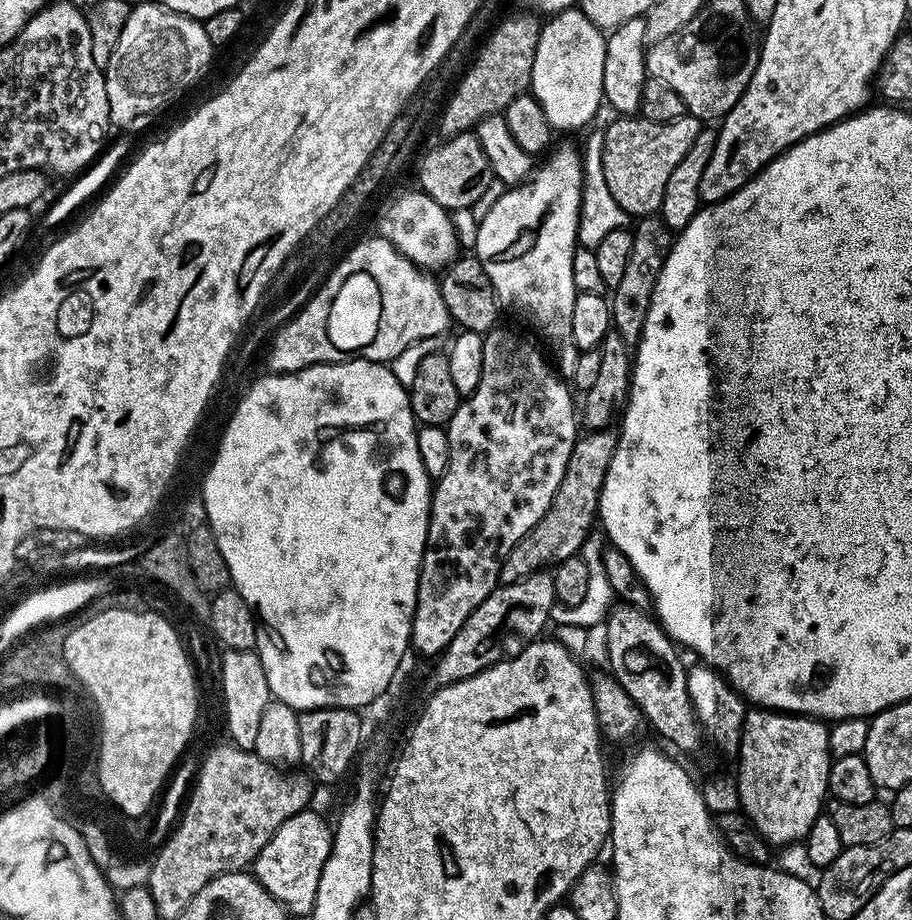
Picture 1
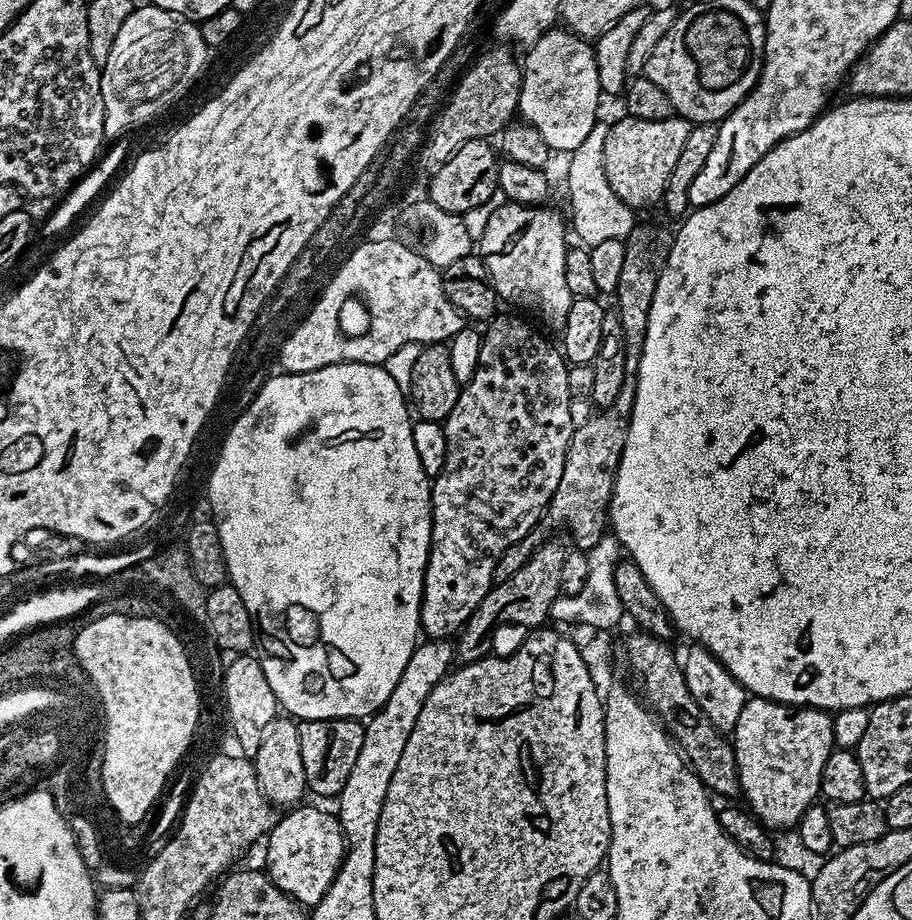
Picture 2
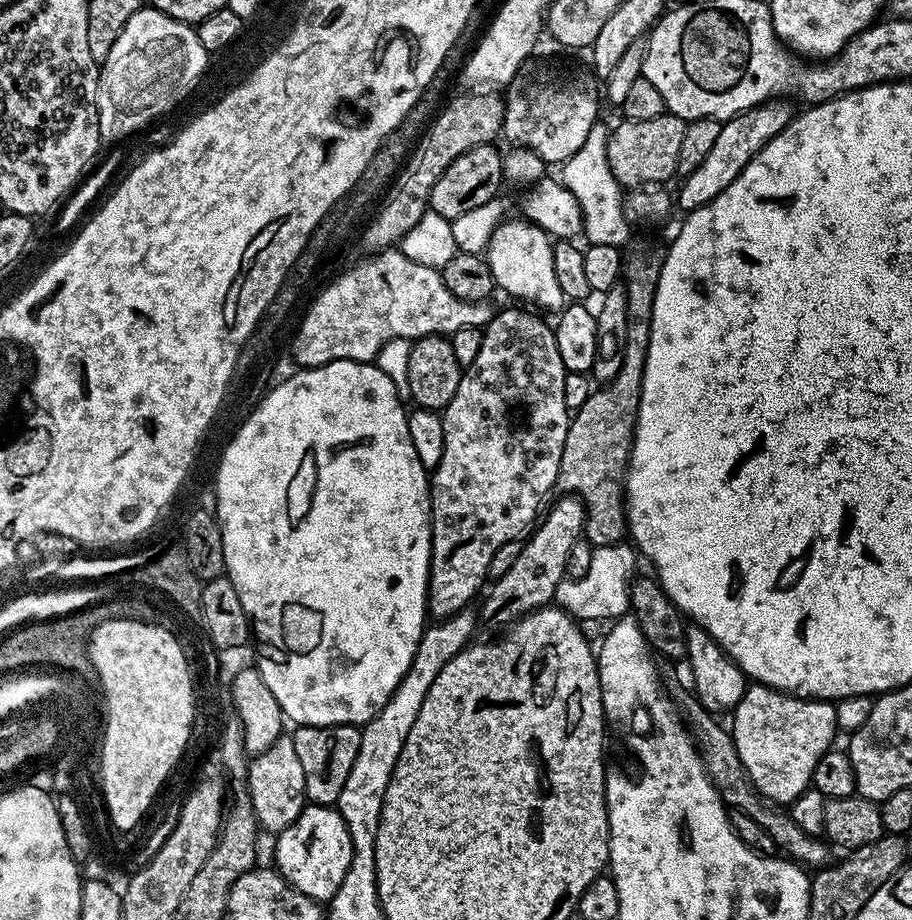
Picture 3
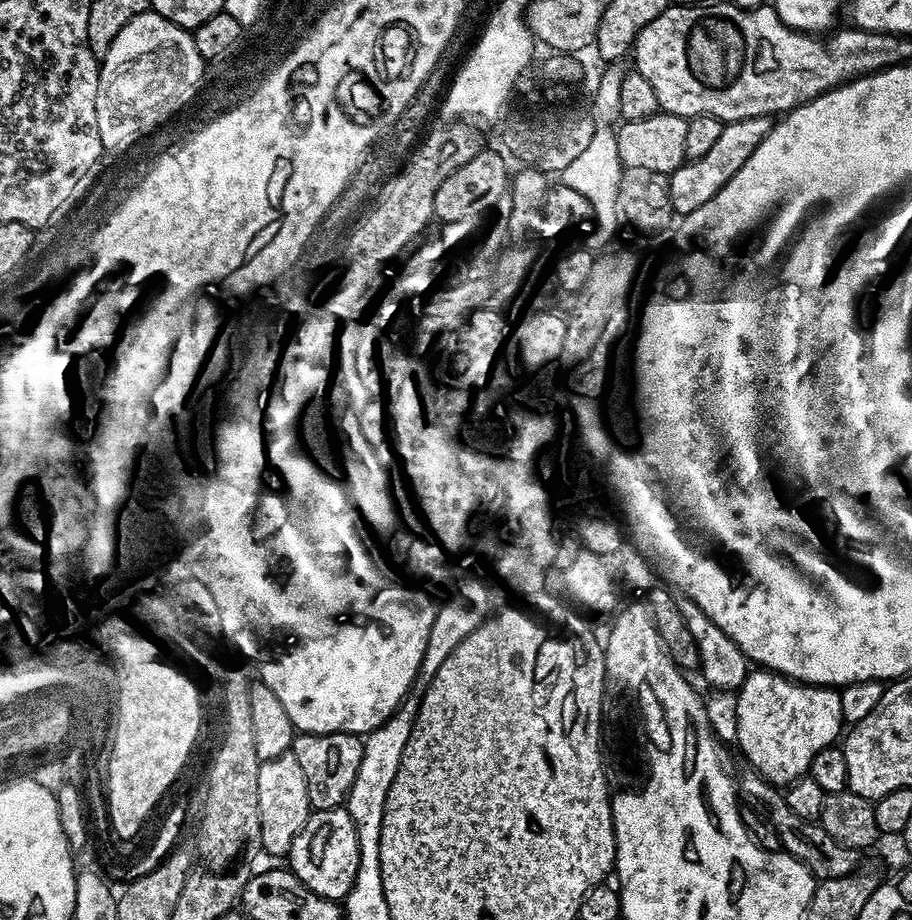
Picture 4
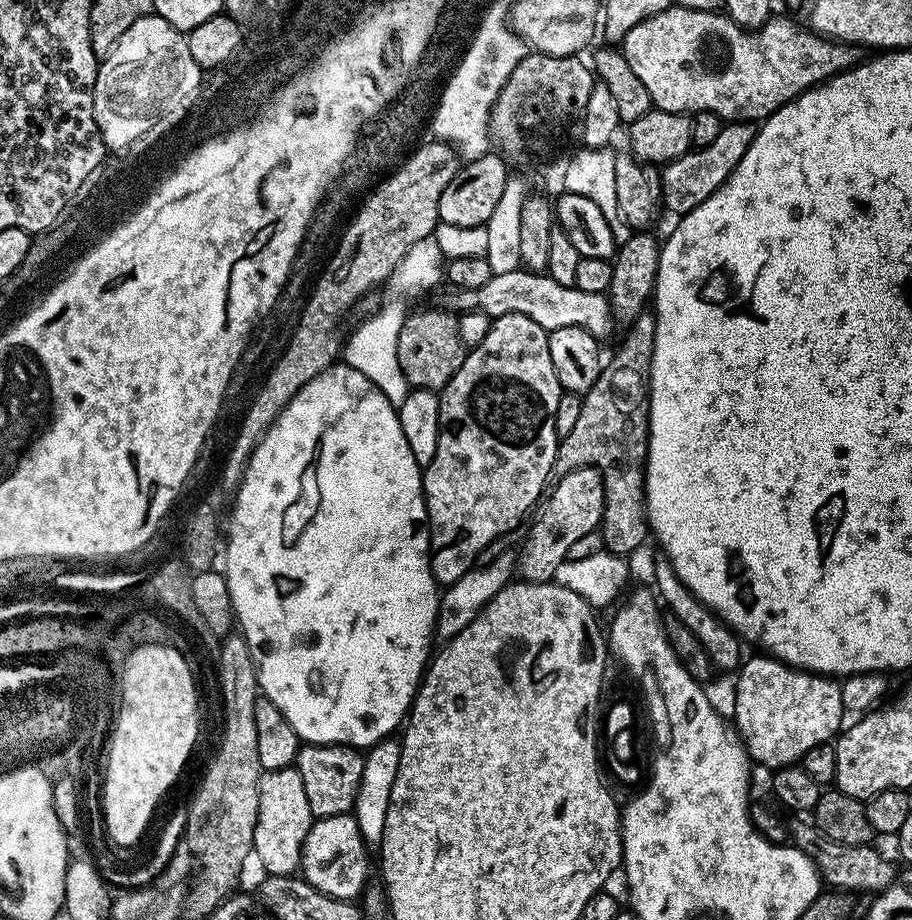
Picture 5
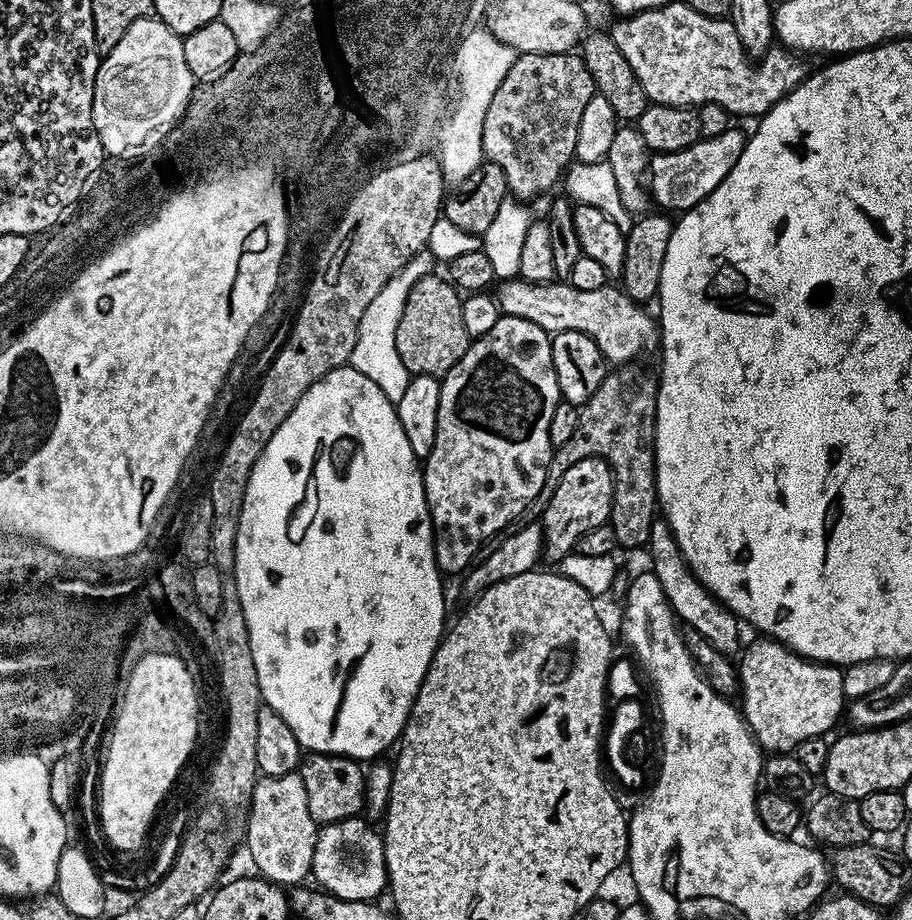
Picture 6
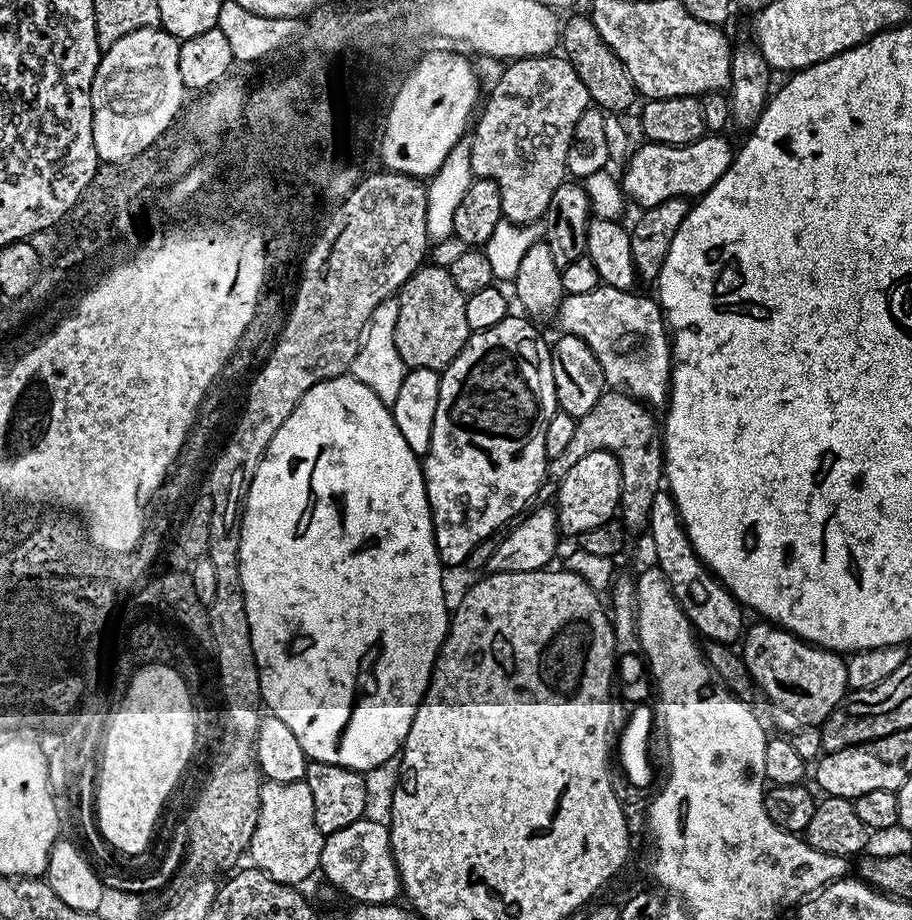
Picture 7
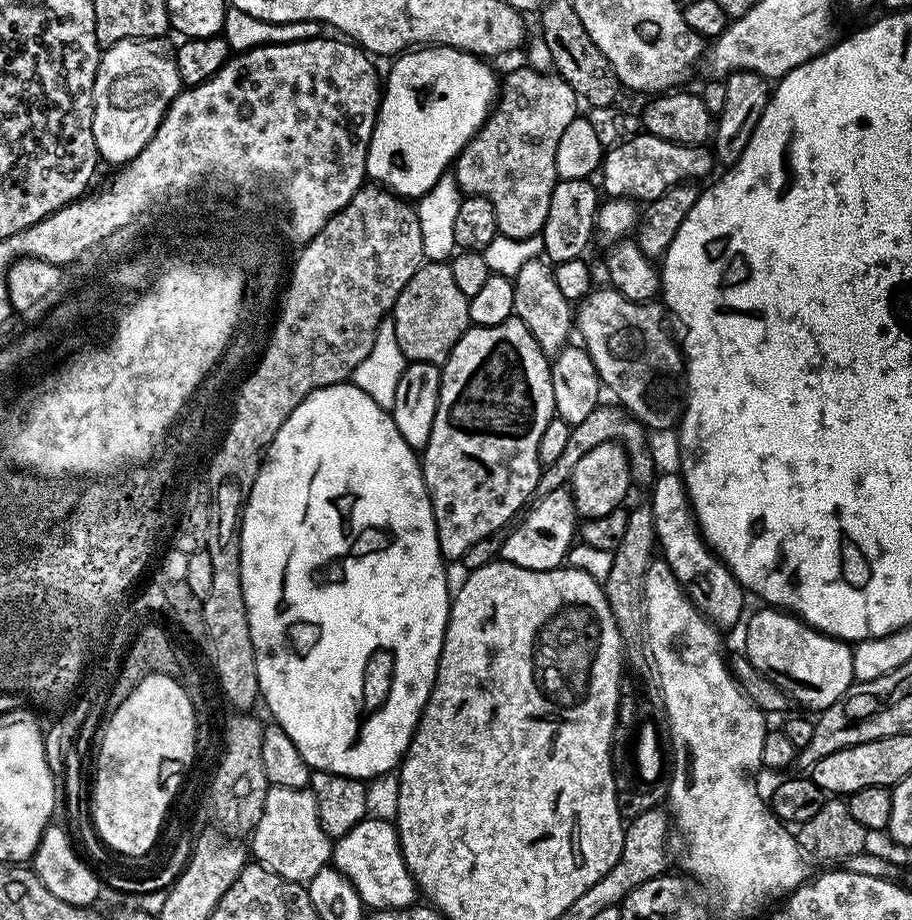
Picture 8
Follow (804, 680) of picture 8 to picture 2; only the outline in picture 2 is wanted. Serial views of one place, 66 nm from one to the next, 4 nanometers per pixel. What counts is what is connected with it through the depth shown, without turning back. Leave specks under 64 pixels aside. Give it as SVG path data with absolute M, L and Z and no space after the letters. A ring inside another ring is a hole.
M752 696L746 702L746 706L742 706L742 714L736 723L736 731L730 736L732 748L736 751L736 761L738 762L738 770L740 771L740 790L743 799L748 799L747 807L753 816L769 830L777 830L776 828L792 828L795 829L799 825L802 814L806 814L806 810L811 804L817 803L820 796L820 775L822 774L822 766L826 766L826 758L830 758L830 754L834 751L834 741L832 738L832 716L825 712L823 708L797 708L790 704L779 704L777 700L764 700L760 696Z

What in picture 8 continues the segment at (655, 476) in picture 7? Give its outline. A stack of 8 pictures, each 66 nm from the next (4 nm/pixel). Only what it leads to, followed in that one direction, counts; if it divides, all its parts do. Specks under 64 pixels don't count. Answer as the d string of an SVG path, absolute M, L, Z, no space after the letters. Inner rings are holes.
M601 406L595 408L583 422L571 425L572 433L570 434L570 442L566 442L566 447L562 450L558 462L547 465L552 469L552 472L544 468L540 473L538 486L535 491L537 497L551 494L553 490L558 490L560 487L567 485L571 481L575 463L588 450L593 450L593 448L602 443L610 443L612 441L616 441L624 448L625 454L628 456L628 464L632 468L632 478L635 485L637 487L639 485L644 486L644 488L651 487L654 479L654 471L652 472L652 452L648 449L649 433L636 417L628 415L623 408L619 406L611 407Z

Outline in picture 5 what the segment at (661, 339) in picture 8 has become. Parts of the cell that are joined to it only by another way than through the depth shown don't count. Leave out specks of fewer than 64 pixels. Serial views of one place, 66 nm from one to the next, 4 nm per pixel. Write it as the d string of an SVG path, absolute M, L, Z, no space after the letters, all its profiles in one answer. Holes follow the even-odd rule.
M523 267L511 270L510 273L493 275L490 282L486 282L486 286L479 290L457 291L455 295L461 309L479 309L493 318L511 312L526 314L526 318L534 318L534 322L538 322L538 326L545 328L548 333L562 326L582 326L591 336L605 338L611 334L614 325L612 304L605 293L586 294L586 290L561 286L547 274L530 272Z

